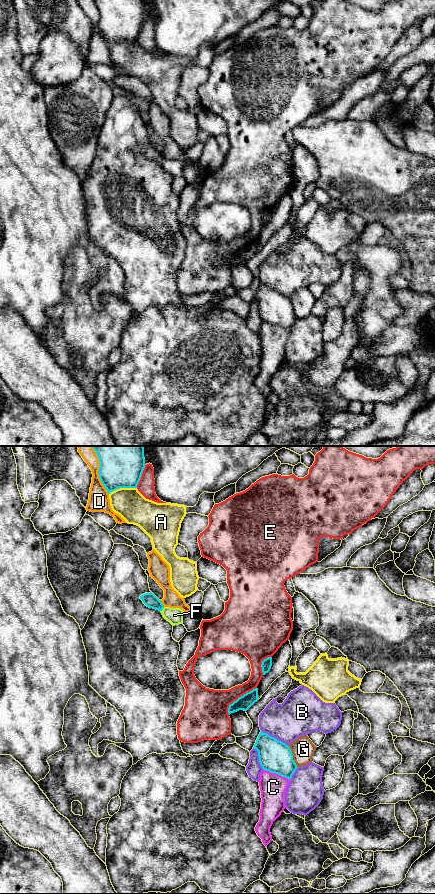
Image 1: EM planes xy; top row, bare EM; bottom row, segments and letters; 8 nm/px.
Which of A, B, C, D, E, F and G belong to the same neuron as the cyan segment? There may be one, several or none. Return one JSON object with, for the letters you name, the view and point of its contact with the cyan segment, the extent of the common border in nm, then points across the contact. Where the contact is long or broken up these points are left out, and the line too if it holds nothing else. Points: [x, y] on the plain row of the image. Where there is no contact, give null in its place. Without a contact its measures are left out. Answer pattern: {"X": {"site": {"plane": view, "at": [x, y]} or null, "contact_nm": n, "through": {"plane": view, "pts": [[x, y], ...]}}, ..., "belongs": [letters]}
{"F": {"site": {"plane": "xy", "at": [162, 161]}, "contact_nm": 50, "through": {"plane": "xy", "pts": [[150, 152], [162, 161], [174, 167]]}}, "belongs": ["F"]}

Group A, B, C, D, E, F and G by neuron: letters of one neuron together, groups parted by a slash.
A / B / C / D / E / F / G

